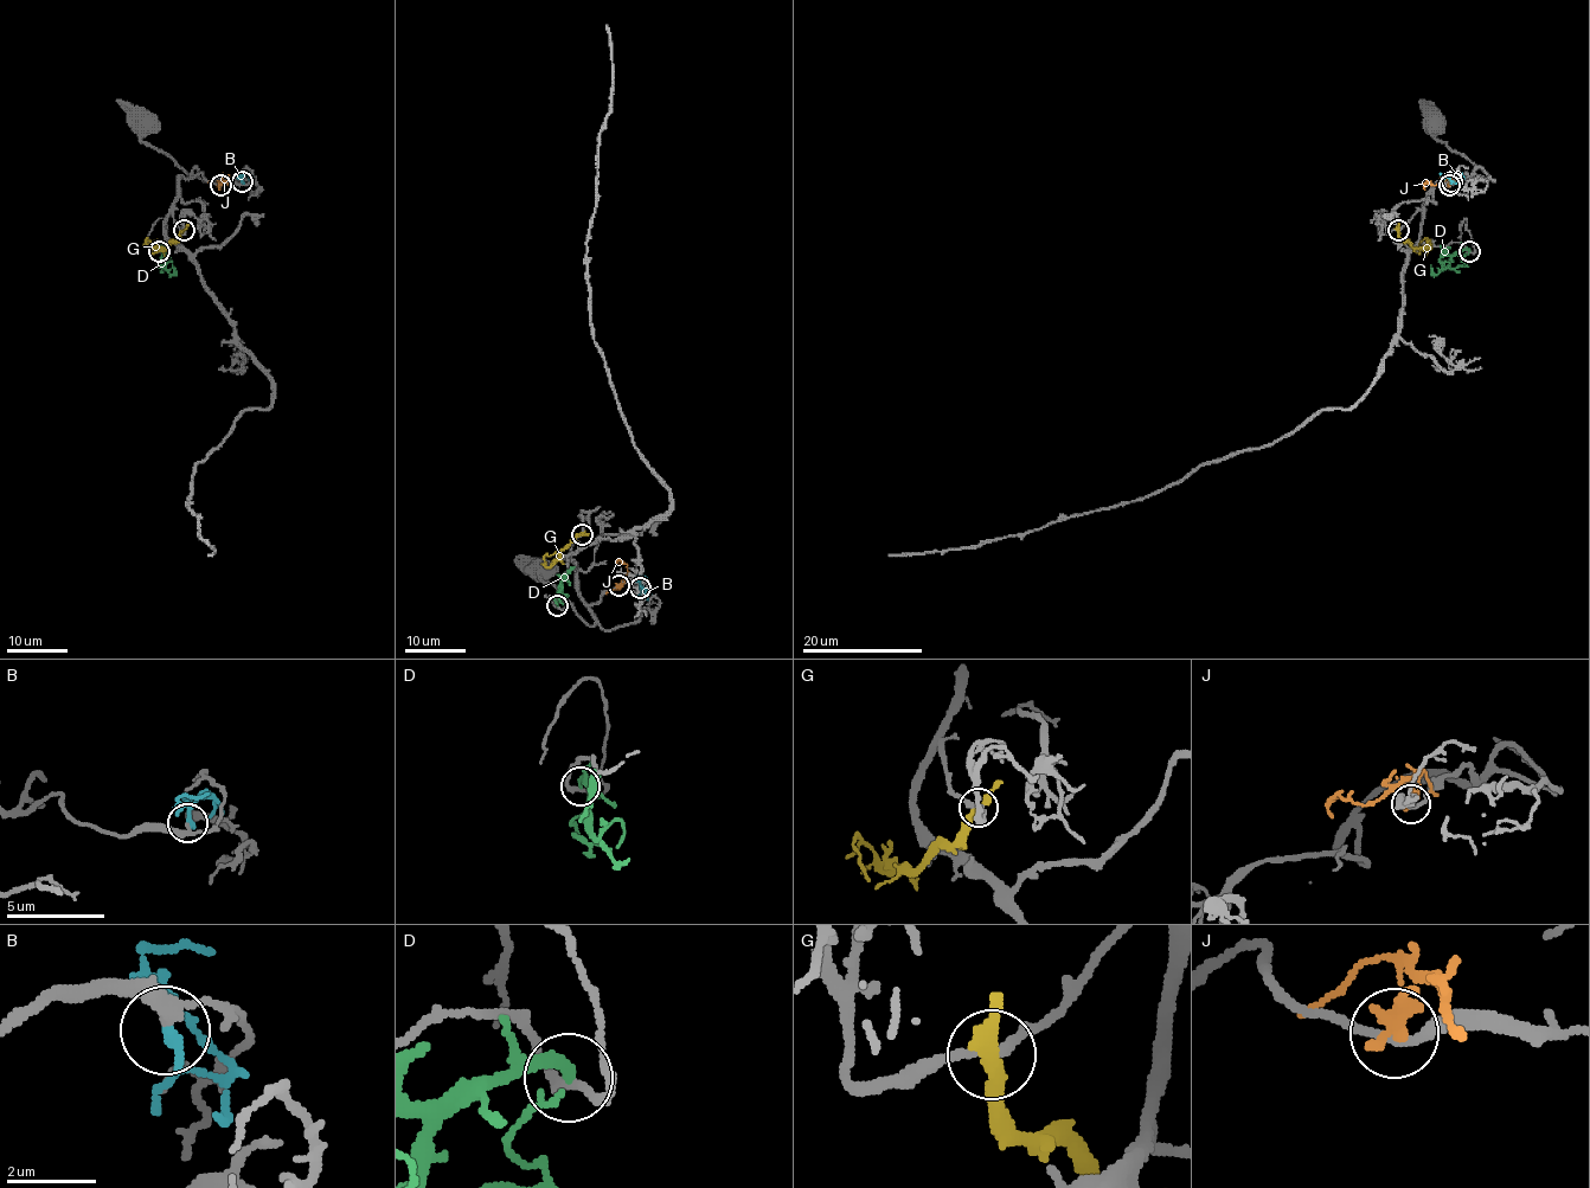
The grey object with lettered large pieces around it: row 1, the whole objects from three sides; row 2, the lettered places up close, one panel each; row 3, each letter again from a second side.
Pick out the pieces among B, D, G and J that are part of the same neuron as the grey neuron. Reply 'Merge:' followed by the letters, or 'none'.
Merge: B

